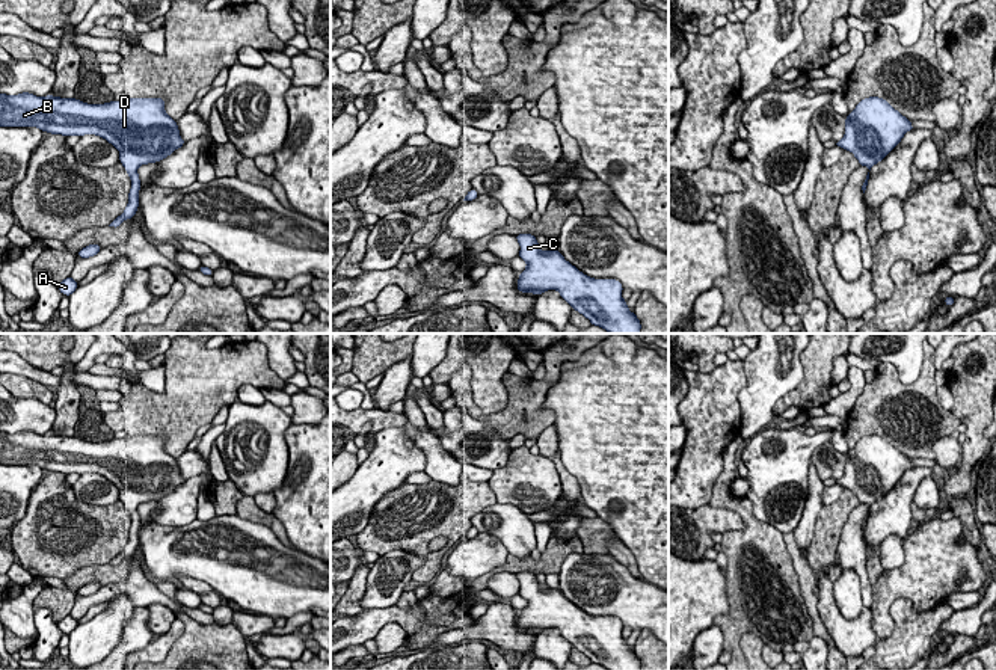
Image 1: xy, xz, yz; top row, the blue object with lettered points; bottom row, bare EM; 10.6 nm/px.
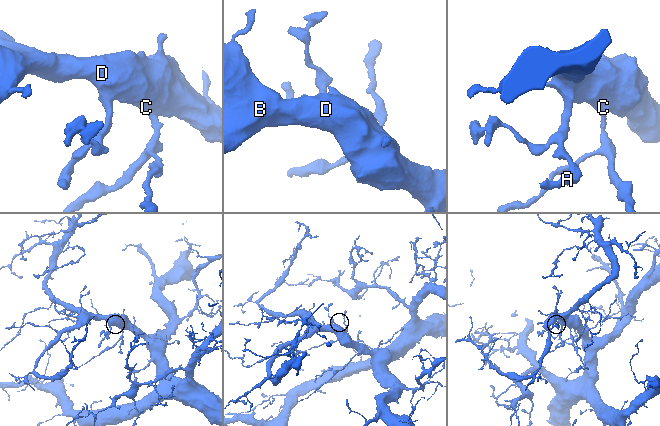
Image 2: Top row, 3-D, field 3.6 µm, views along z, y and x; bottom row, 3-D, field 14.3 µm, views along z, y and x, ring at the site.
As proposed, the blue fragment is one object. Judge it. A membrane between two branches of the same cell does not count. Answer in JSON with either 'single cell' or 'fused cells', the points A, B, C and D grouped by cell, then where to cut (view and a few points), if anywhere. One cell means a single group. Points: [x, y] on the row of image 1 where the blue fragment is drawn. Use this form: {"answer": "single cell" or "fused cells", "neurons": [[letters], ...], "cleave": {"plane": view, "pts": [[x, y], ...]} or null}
{"answer": "single cell", "neurons": [["A", "B", "C", "D"]], "cleave": null}

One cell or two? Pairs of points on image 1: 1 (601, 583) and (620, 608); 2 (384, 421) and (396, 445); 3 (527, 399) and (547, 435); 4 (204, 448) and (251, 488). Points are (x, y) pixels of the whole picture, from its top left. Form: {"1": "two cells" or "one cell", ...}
{"1": "one cell", "2": "two cells", "3": "two cells", "4": "two cells"}

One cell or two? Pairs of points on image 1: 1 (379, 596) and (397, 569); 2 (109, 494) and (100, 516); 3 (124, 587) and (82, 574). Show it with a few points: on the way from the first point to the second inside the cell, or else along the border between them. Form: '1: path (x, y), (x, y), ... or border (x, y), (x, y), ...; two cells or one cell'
1: path (382, 590), (391, 575); one cell
2: border (73, 489), (92, 504), (118, 498); two cells
3: border (133, 557), (130, 574), (124, 580), (101, 587); two cells

